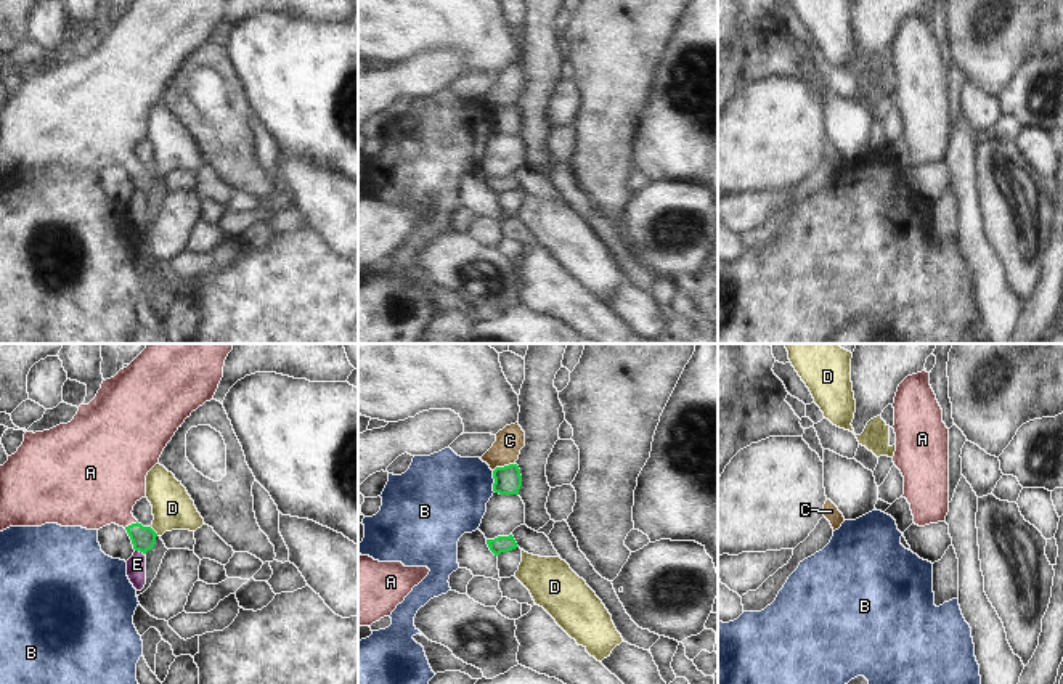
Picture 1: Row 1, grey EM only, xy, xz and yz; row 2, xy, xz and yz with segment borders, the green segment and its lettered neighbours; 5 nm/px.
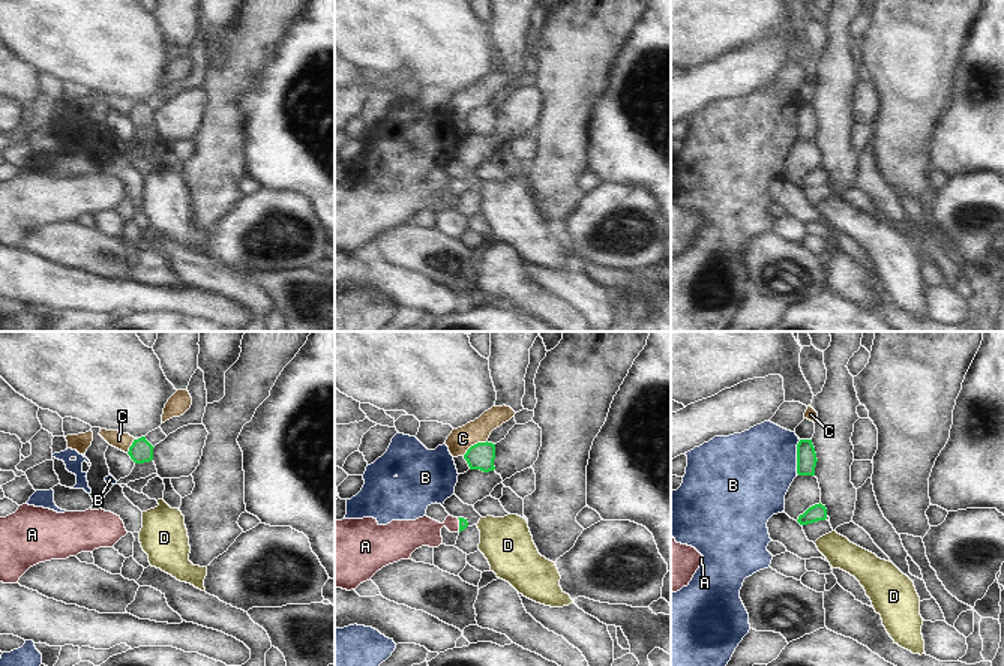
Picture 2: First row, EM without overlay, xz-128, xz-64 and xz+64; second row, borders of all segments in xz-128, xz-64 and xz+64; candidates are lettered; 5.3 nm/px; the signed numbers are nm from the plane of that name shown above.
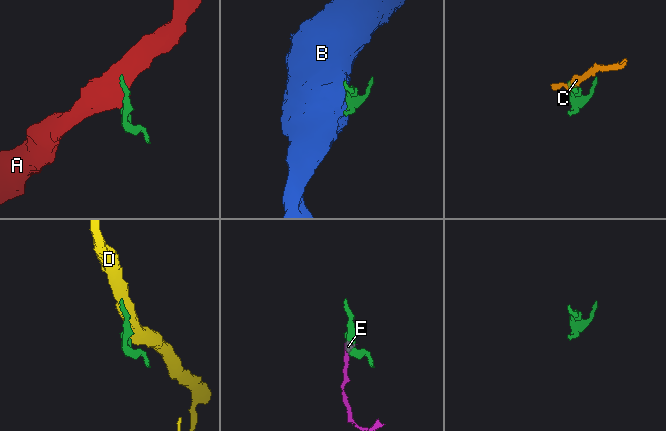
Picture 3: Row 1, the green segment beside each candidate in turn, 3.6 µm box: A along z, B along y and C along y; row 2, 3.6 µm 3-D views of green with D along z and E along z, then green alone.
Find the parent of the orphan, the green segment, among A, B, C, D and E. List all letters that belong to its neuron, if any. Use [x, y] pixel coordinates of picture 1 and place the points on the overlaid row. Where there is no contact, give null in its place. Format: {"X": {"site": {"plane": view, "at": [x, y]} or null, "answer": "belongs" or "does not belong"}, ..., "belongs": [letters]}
{"A": {"site": {"plane": "xy", "at": [132, 524]}, "answer": "belongs"}, "B": {"site": {"plane": "xz", "at": [495, 482]}, "answer": "does not belong"}, "C": {"site": {"plane": "xz", "at": [505, 466]}, "answer": "does not belong"}, "D": {"site": {"plane": "xy", "at": [154, 532]}, "answer": "does not belong"}, "E": {"site": {"plane": "xy", "at": [140, 551]}, "answer": "does not belong"}, "belongs": ["A"]}

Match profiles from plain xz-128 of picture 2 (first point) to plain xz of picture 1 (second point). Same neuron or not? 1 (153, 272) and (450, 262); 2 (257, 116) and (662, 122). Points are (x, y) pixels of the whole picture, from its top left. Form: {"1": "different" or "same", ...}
{"1": "different", "2": "same"}

